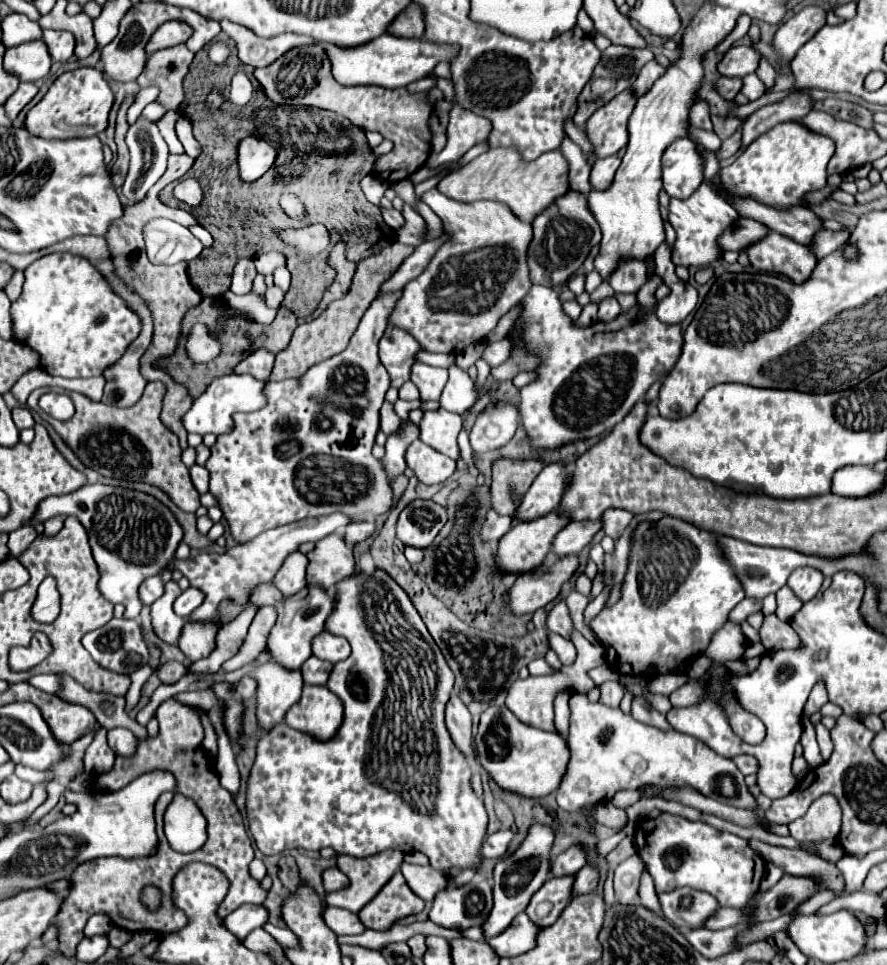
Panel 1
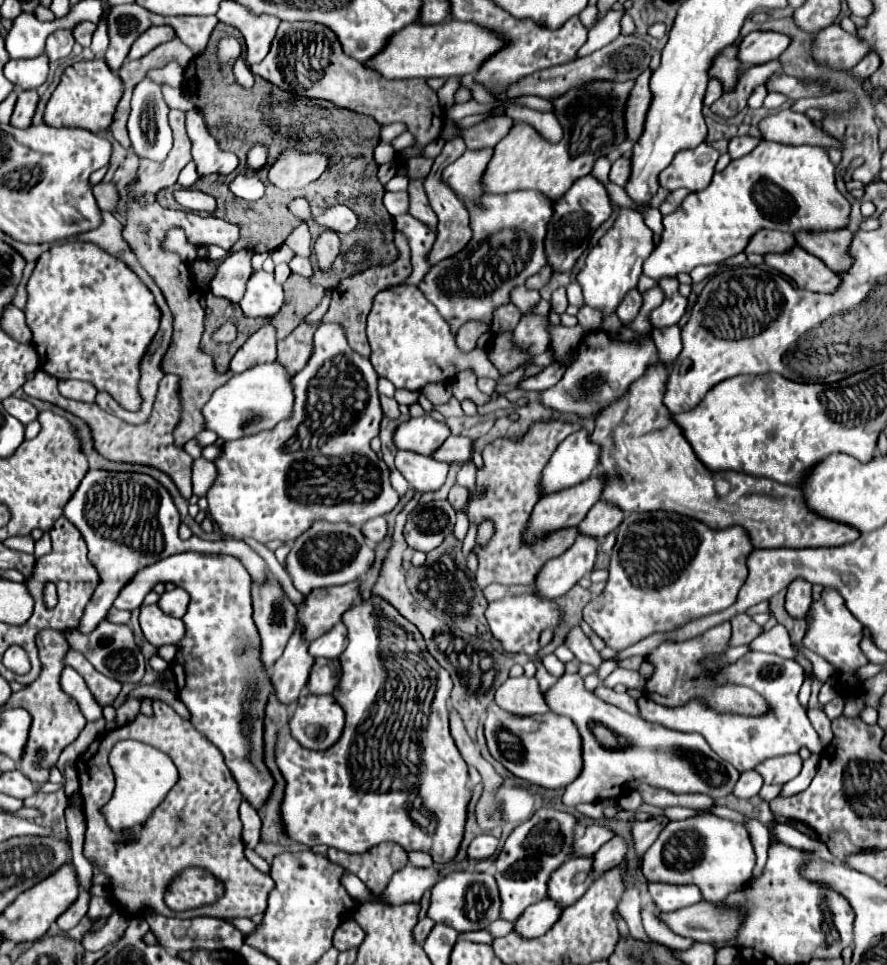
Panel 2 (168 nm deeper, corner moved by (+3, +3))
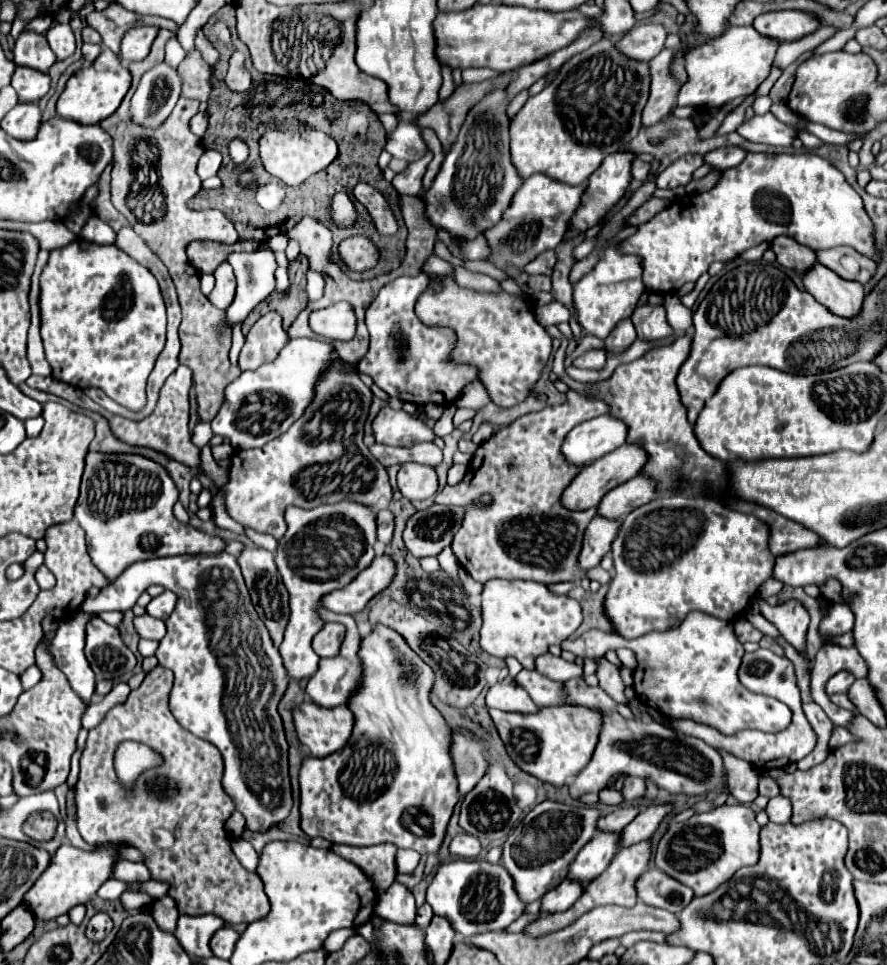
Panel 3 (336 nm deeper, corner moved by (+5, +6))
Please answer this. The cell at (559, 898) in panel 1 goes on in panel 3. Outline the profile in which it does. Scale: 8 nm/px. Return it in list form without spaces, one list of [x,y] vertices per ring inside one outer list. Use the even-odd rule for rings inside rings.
[[[595,833],[593,839],[571,861],[567,879],[577,883],[589,883],[595,879],[617,853],[617,841],[619,833]]]

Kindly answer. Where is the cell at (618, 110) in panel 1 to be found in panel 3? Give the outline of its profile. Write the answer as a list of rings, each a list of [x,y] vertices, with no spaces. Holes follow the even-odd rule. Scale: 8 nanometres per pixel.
[[[663,49],[657,57],[649,61],[651,89],[649,89],[649,99],[641,113],[643,125],[655,125],[663,121],[675,105],[679,87],[675,87],[675,81],[667,75],[669,61],[671,61],[671,49]]]

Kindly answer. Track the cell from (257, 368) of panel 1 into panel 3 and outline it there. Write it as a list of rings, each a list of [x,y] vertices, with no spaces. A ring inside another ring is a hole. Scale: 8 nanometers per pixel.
[[[277,313],[263,315],[245,335],[245,345],[239,355],[241,371],[255,369],[261,363],[275,359],[287,341],[289,337],[281,327],[281,317]]]

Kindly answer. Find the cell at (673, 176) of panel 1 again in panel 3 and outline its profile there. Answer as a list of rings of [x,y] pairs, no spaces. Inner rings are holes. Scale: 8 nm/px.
[[[687,153],[681,155],[677,161],[673,161],[667,169],[663,169],[657,177],[655,183],[661,189],[673,189],[679,185],[687,185],[691,181],[691,173],[703,165],[703,155],[699,153]]]

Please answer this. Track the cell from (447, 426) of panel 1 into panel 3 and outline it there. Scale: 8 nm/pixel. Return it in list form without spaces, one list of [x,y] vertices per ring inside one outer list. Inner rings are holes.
[[[391,407],[381,409],[375,417],[373,431],[379,443],[393,447],[413,447],[415,443],[433,441],[437,437],[423,419],[405,411],[393,411]]]

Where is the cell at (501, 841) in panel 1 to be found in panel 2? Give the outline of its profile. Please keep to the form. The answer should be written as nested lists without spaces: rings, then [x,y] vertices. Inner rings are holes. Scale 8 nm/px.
[[[481,834],[471,840],[467,848],[467,856],[473,860],[485,860],[495,854],[495,848],[497,848],[497,838],[491,834]]]

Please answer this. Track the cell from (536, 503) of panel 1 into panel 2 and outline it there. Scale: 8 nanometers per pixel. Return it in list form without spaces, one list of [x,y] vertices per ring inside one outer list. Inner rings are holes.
[[[579,430],[567,436],[551,456],[543,470],[541,490],[543,494],[563,490],[587,480],[599,466],[601,448],[591,442],[587,430]]]

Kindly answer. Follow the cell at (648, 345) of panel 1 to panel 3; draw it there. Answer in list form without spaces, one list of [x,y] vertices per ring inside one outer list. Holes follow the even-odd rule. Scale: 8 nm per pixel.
[[[589,351],[581,357],[577,357],[573,361],[575,367],[579,369],[595,369],[595,371],[601,371],[605,367],[605,351]]]

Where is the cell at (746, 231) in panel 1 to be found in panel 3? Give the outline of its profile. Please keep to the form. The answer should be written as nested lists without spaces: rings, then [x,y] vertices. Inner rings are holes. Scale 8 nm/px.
[[[779,235],[775,239],[769,241],[769,249],[777,255],[777,263],[793,269],[795,273],[803,273],[807,271],[817,259],[815,259],[815,251],[795,243],[795,239],[787,237],[787,235]]]

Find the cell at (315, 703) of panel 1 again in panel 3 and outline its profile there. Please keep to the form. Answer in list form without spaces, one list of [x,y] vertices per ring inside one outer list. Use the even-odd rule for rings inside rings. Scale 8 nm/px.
[[[303,701],[293,709],[293,723],[299,741],[313,757],[327,757],[339,751],[353,727],[353,715],[347,707],[321,707],[313,701]]]

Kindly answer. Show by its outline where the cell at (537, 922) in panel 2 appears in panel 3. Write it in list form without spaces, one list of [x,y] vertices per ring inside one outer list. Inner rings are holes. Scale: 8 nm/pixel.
[[[563,881],[559,887],[551,889],[547,895],[541,899],[541,913],[551,915],[551,913],[561,913],[567,911],[583,893],[583,885],[575,881]]]

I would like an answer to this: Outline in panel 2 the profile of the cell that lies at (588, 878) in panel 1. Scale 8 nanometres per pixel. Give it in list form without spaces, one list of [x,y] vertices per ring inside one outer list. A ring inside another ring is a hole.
[[[615,836],[605,846],[601,846],[601,850],[595,854],[595,872],[601,874],[617,866],[619,862],[623,862],[625,854],[627,854],[627,842],[621,836]]]

